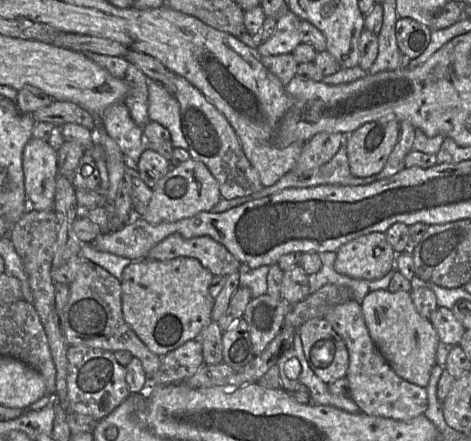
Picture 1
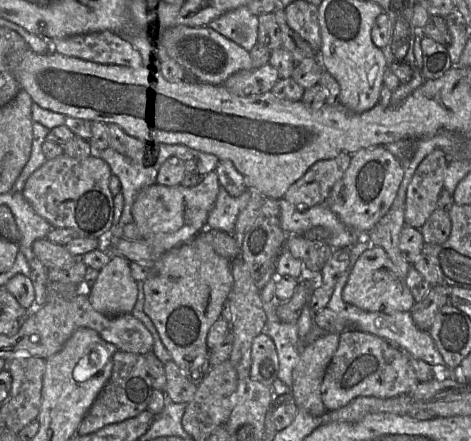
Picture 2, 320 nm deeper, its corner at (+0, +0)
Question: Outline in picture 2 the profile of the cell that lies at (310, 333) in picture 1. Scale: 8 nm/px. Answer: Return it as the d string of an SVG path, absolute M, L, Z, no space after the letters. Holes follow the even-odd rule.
M346 329L339 337L338 348L326 369L321 384L321 398L327 411L338 410L358 397L372 396L387 399L407 395L420 383L410 364L409 353L402 351L387 340L355 329Z

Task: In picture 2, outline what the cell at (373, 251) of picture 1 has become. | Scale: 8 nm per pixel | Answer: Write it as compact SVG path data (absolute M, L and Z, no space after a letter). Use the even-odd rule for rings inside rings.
M371 245L354 264L342 297L344 302L369 312L411 312L416 303L406 284L406 278L398 274L398 269L386 251L380 246Z

